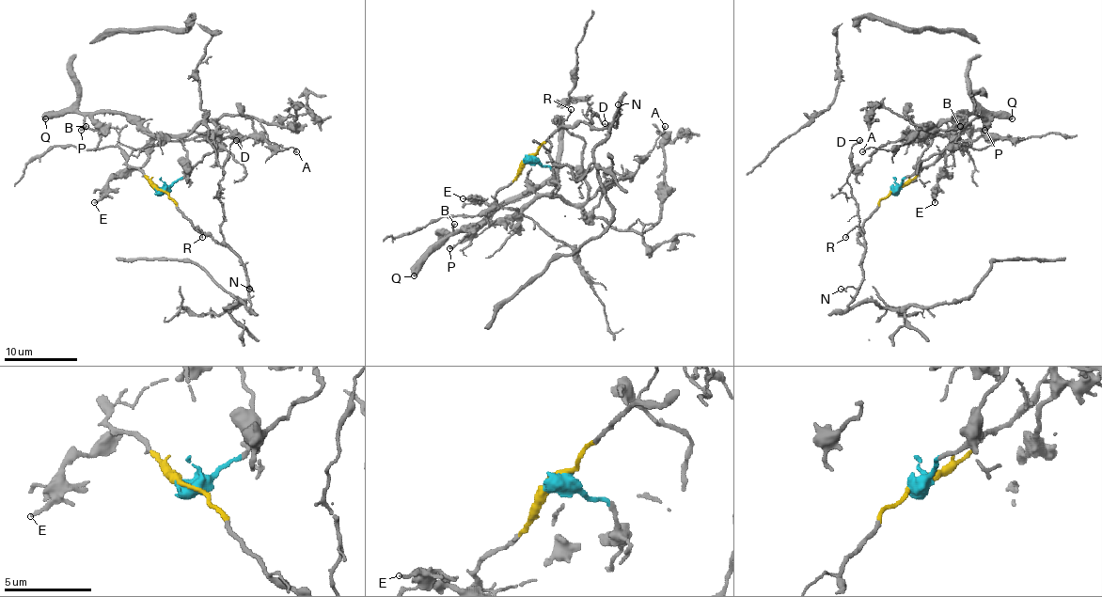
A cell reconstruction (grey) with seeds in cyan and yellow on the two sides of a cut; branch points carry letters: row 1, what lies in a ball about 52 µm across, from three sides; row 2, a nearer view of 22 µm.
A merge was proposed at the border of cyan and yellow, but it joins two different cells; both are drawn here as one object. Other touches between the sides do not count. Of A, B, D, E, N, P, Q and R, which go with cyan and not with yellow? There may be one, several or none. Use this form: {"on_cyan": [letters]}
{"on_cyan": ["A", "B", "E", "P", "Q"]}

